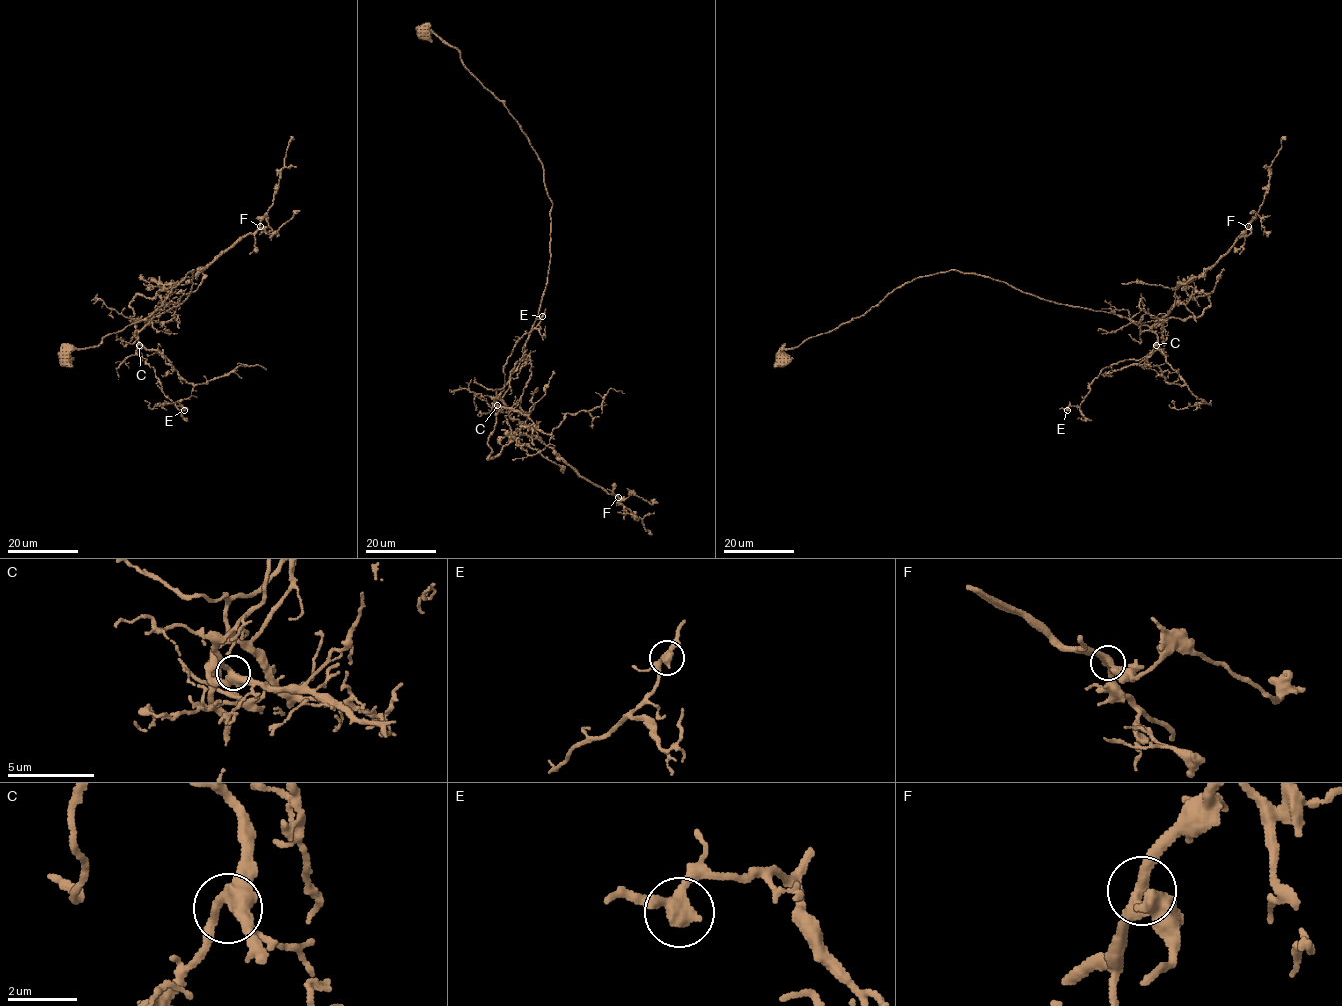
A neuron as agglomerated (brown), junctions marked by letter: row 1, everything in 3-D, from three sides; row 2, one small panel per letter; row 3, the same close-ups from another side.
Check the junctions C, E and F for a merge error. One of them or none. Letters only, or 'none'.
none

